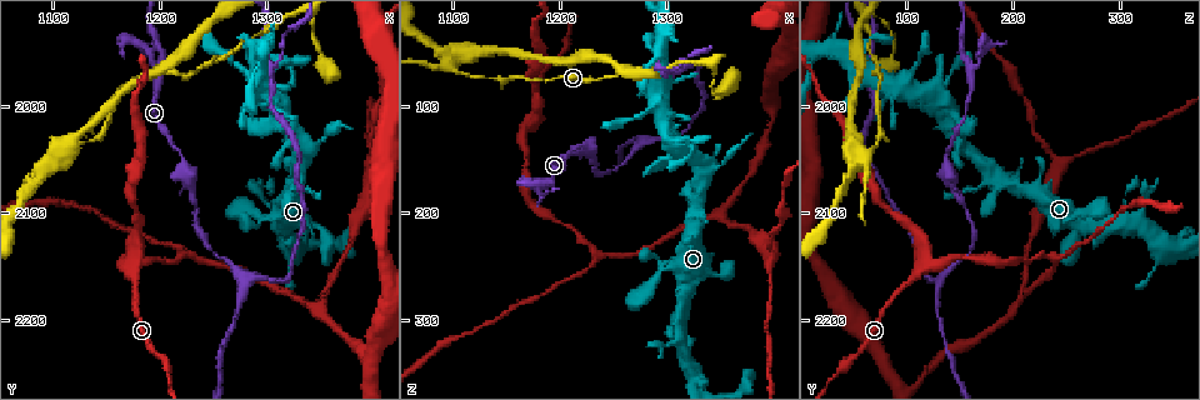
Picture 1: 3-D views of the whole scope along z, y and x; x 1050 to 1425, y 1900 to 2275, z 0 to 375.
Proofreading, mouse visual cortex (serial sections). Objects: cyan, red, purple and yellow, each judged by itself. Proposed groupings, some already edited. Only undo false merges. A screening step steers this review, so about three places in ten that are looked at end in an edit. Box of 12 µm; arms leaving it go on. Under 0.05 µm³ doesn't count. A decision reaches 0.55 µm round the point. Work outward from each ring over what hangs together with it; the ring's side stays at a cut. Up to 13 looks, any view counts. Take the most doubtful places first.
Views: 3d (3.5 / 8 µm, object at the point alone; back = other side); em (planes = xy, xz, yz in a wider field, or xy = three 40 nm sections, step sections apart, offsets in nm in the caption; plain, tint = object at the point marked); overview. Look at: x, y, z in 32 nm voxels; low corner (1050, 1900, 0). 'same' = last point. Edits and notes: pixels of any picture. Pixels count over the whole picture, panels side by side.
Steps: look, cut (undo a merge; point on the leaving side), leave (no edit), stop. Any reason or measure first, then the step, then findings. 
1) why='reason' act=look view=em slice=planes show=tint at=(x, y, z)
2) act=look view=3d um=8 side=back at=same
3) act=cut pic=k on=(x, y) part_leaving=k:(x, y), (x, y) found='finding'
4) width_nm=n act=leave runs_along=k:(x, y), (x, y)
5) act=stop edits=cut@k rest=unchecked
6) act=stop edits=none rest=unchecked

why='three-way junction' act=look view=3d um=8 side=back at=(1198, 1968, 162)

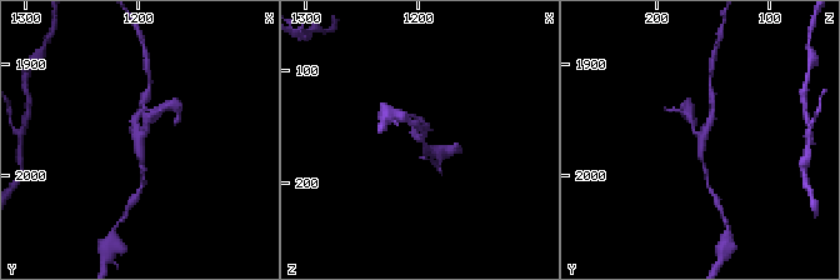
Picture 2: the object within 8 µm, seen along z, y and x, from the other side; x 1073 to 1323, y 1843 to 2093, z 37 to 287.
why='zoom in' act=look view=3d um=3.5 at=(1200, 1968, 162)

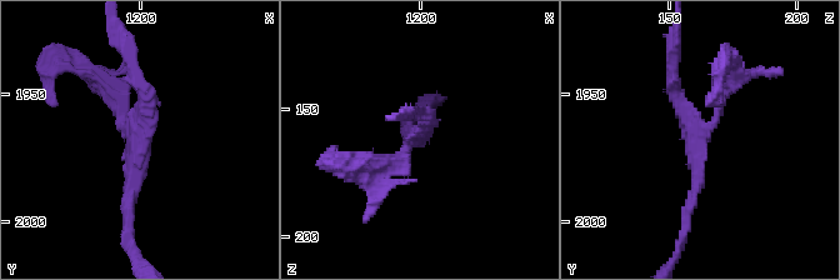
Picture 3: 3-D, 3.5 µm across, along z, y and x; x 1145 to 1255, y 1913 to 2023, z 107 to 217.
arms=3 arm_widths_nm=150,150,200 act=look view=em slice=xy step=2 show=tint at=(1198, 1968, 161)

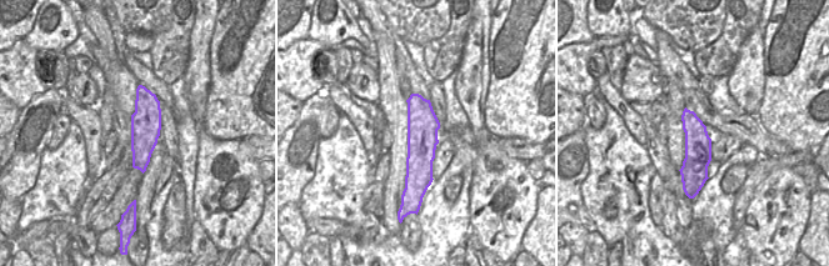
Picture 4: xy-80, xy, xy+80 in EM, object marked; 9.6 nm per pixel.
act=cut pic=3 on=(383, 173) part_leaving=3:(399, 159), (341, 165), (333, 149) found='a second cell is stuck on'

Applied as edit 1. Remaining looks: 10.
why='redraw' act=look view=overview

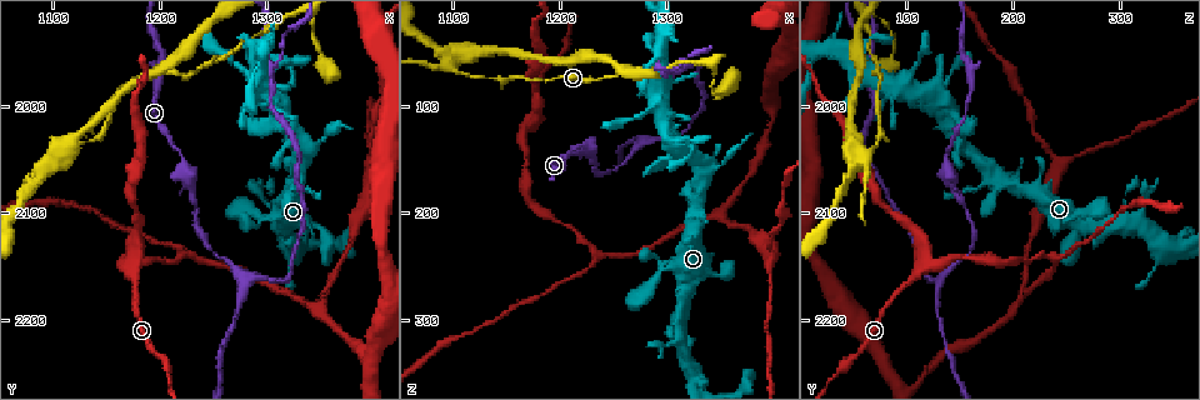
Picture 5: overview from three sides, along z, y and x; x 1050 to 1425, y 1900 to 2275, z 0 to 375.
why='two arms at a narrow angle' act=look view=3d um=3.5 side=back at=(1100, 2050, 54)

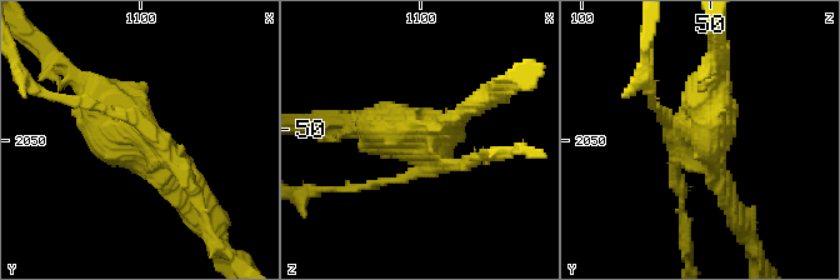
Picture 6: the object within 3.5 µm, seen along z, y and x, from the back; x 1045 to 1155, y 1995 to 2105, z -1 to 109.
act=look view=em slice=planes show=tint at=(1101, 2049, 54)

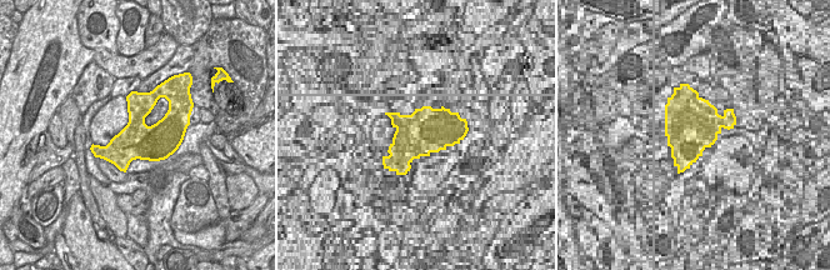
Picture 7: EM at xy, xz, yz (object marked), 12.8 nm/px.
act=cut pic=6 on=(700, 119) part_leaving=6:(689, 130), (718, 126), (718, 65) found='a second cell is stuck on'

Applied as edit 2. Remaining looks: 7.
act=look view=overview

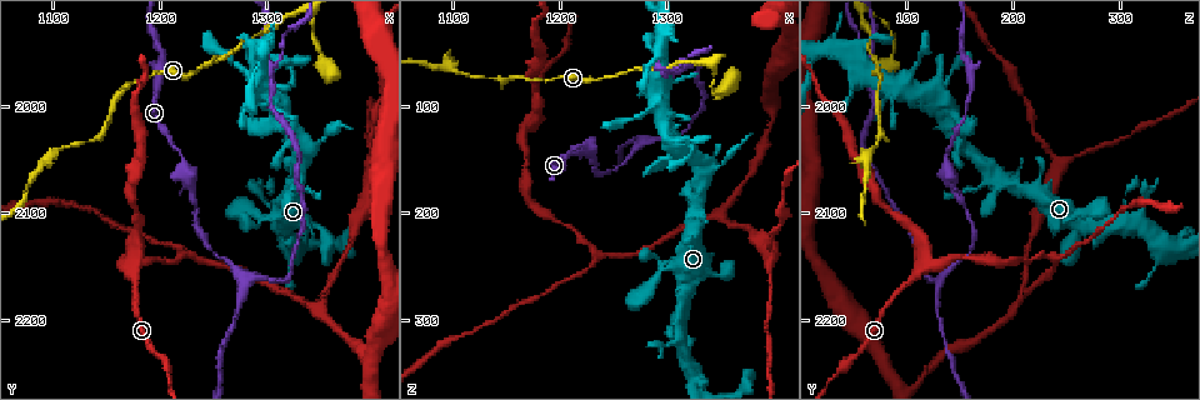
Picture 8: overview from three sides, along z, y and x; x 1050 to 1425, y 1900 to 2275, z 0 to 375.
why='branch point' act=look view=3d um=8 at=(1278, 2160, 132)

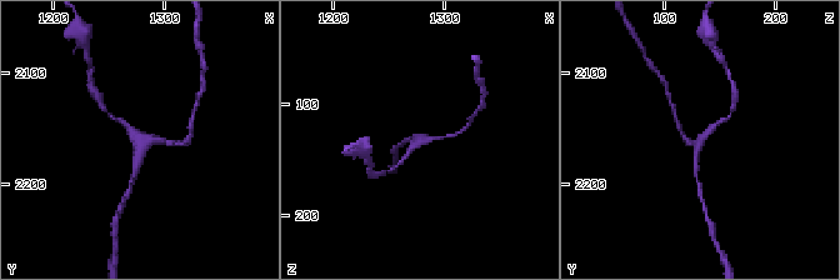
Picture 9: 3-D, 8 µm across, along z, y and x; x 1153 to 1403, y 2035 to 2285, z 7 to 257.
arms=3 arm_widths_nm=150,150,200 act=look view=em slice=xy step=3 show=tint at=(1276, 2160, 132)

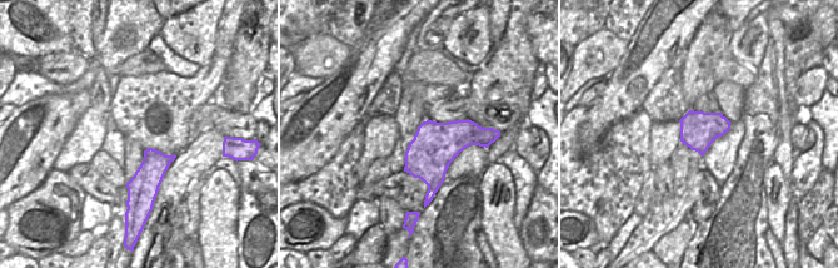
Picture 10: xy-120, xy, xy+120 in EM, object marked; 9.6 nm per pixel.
act=leave runs_along=9:(399, 163), (420, 141), (455, 134) found='one cell here'

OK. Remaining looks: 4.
act=look view=3d um=3.5 at=(1306, 1962, 66)

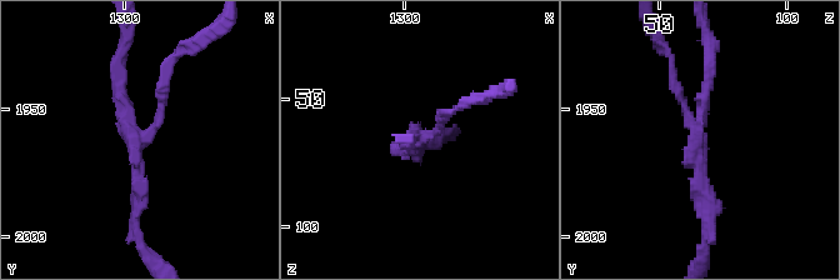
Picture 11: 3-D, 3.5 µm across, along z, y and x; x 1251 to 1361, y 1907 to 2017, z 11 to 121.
act=cut pic=11 on=(165, 89) part_leaving=11:(154, 125), (170, 60), (211, 33) found='a second cell is stuck on'

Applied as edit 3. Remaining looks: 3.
why='thick turns thin' act=look view=3d um=3.5 at=(1324, 1980, 138)

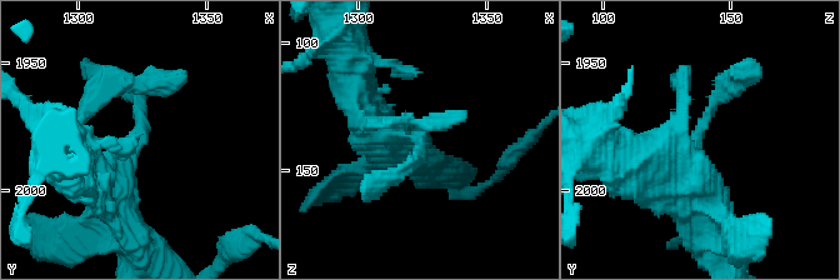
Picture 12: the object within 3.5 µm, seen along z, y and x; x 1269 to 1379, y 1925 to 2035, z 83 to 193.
act=look view=em slice=xy step=2 show=tint at=(1323, 1978, 137)

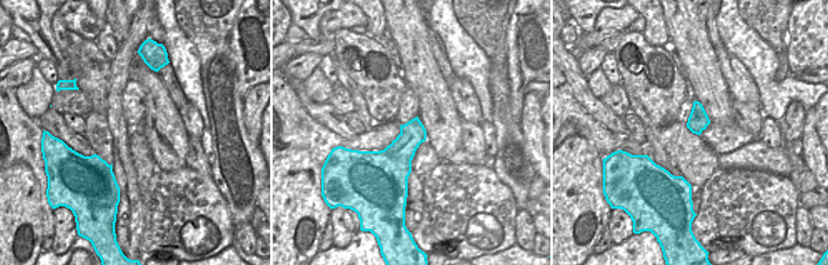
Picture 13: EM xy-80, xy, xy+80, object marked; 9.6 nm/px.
act=leave runs_along=12:(709, 201), (696, 136), (738, 79) found='continuous, no second cell'

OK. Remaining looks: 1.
act=stop edits=cut@3,cut@6,cut@11 rest=unchecked

